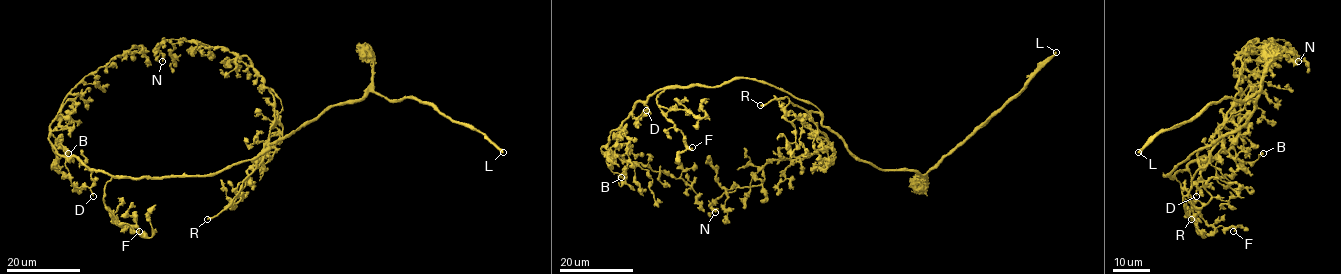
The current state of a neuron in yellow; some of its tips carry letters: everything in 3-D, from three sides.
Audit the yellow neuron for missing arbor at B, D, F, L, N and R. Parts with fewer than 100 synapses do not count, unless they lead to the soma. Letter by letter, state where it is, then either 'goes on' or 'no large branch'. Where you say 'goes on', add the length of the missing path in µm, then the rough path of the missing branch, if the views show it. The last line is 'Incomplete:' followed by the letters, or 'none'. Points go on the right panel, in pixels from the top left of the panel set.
B: (1263, 153) | no large branch
D: (1196, 196) | goes on | 25 µm | (1196, 196), (1200, 205), (1219, 212), (1228, 208), (1229, 198), (1240, 198), (1244, 203)
F: (1233, 231) | no large branch
L: (1138, 152) | goes on | 35 µm
N: (1298, 61) | no large branch
R: (1191, 219) | goes on | 25 µm | (1191, 219), (1188, 216), (1193, 212), (1206, 219), (1240, 219), (1240, 215)
Incomplete: D, L, R

